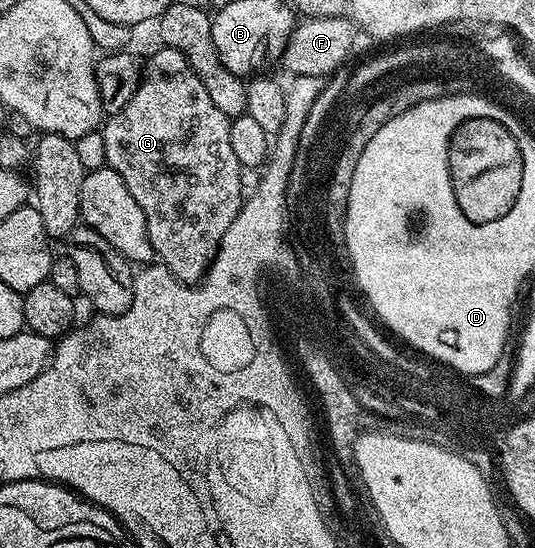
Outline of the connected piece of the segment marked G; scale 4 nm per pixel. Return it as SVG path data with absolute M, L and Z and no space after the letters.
M165 46L159 47L159 49L148 60L145 59L141 82L135 90L134 96L118 113L111 115L103 123L102 133L106 140L106 165L114 172L118 172L118 176L122 176L122 180L126 180L126 188L130 188L130 196L134 196L134 200L138 200L138 208L142 208L142 216L146 216L146 232L152 245L153 255L159 259L164 269L172 273L173 278L177 278L180 282L196 284L203 279L208 269L217 261L222 236L226 236L226 228L230 228L230 224L234 224L240 206L243 204L242 167L238 164L238 156L234 156L234 148L230 145L230 120L224 112L215 107L215 103L211 101L206 88L202 85L202 80L199 80L197 74L190 68L189 61L177 49Z

